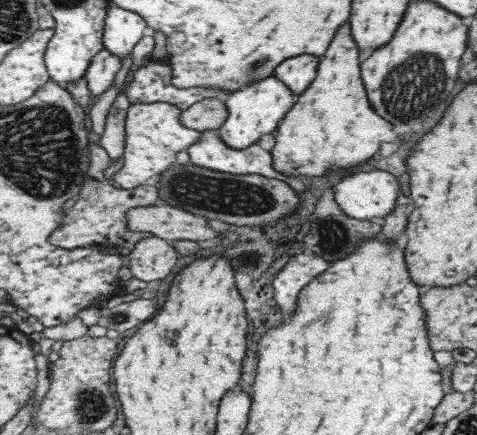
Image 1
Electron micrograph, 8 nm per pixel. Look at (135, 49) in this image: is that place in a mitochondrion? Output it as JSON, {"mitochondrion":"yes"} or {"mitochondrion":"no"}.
{"mitochondrion":"no"}

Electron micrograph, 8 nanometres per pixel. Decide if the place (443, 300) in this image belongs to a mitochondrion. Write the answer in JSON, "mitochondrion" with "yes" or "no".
{"mitochondrion":"no"}

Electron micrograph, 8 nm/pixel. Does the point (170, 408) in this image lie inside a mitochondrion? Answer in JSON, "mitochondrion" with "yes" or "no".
{"mitochondrion":"no"}

